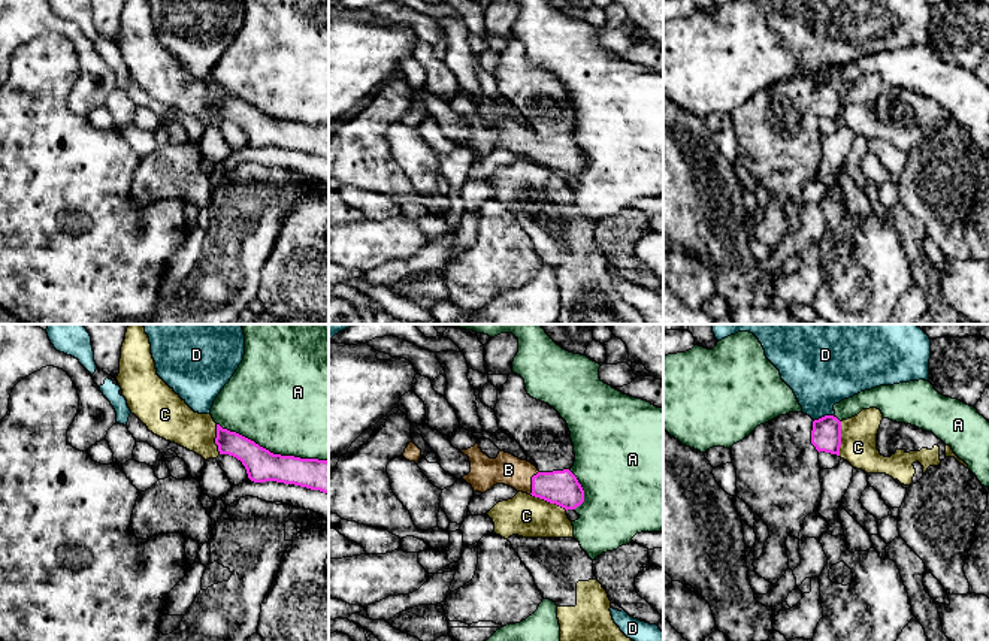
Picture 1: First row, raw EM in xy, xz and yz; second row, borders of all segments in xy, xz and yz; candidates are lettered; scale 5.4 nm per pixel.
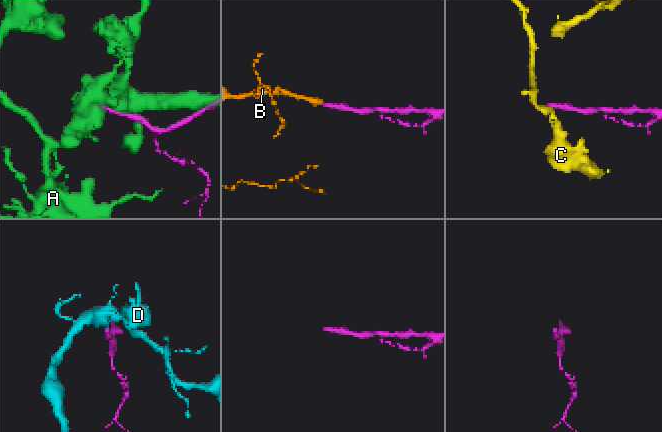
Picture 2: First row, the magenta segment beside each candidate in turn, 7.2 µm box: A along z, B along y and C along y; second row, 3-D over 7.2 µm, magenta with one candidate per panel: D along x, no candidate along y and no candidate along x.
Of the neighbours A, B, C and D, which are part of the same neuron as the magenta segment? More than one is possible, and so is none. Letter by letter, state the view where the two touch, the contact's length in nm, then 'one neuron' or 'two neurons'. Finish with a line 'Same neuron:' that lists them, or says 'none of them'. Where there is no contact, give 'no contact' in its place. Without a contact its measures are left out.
A: meets magenta in xy; contact 650 nm long; two neurons
B: meets magenta in xz; contact 140 nm long; one neuron
C: meets magenta in xz; contact 220 nm long; two neurons
D: meets magenta in yz; contact 110 nm long; two neurons
Same neuron: B

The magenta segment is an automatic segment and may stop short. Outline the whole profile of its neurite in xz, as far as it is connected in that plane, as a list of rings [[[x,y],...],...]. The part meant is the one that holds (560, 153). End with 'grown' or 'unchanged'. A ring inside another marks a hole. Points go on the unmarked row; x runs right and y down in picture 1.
[[[478,108],[462,118],[471,127],[471,137],[462,145],[471,149],[474,157],[486,158],[496,149],[505,149],[566,176],[575,175],[584,167],[584,155],[569,134],[539,137],[530,127],[505,117],[499,117],[496,124],[490,124],[481,117]]]; grown

